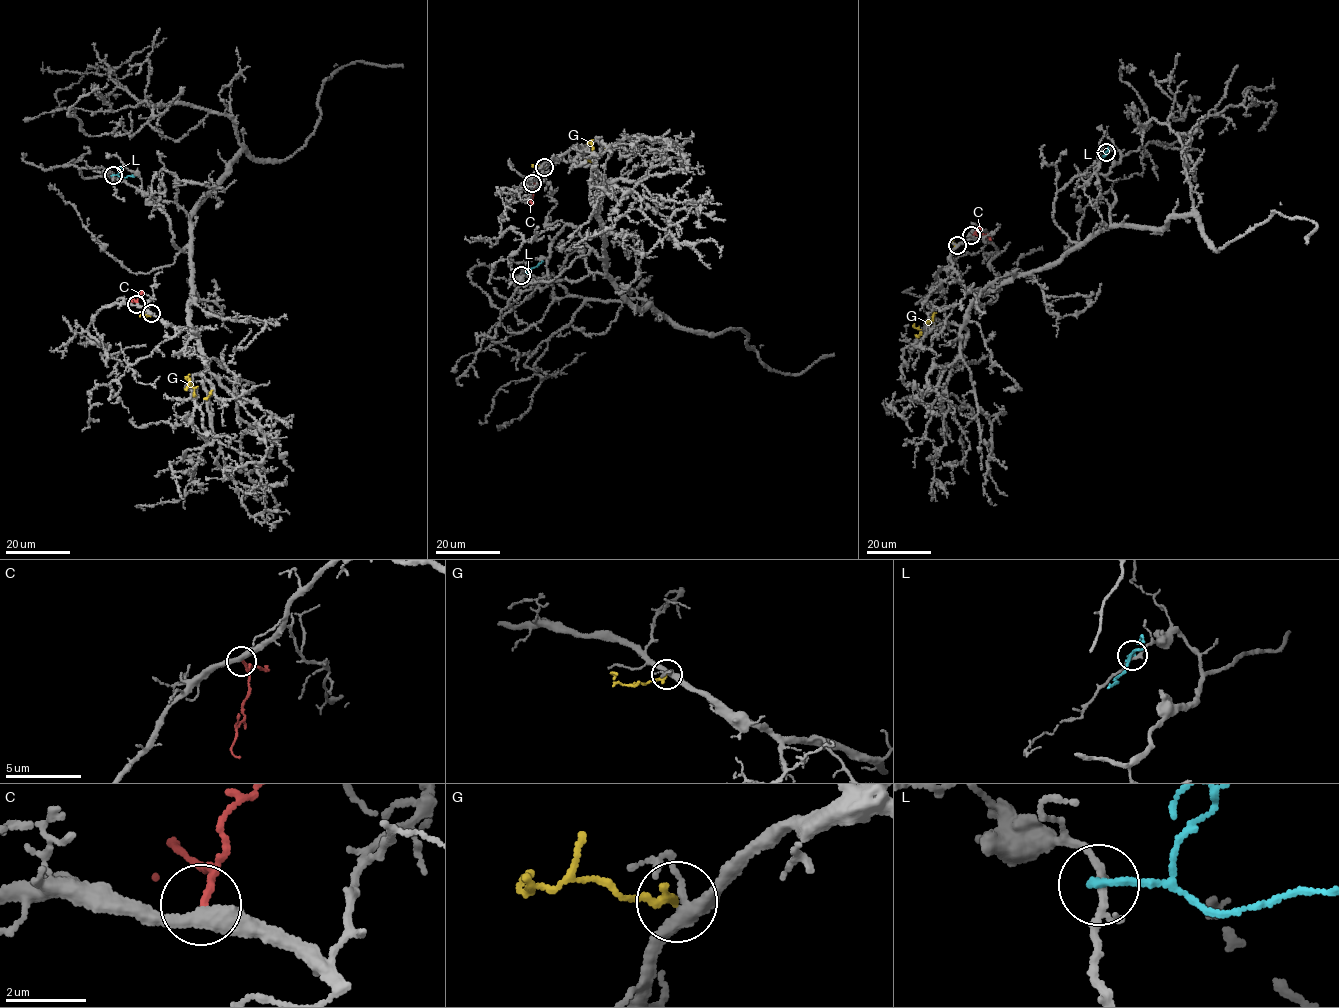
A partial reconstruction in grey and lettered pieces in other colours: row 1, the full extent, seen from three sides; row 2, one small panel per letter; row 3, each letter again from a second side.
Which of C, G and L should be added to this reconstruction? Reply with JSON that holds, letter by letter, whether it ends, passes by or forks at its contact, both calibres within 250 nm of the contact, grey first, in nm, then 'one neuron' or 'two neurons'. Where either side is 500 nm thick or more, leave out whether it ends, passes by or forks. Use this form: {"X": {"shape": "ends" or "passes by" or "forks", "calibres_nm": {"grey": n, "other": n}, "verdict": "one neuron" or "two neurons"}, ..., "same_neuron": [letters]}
{"C": {"shape": "ends", "calibres_nm": {"grey": 380, "other": 150}, "verdict": "one neuron"}, "G": {"shape": "ends", "calibres_nm": {"grey": 280, "other": 190}, "verdict": "two neurons"}, "L": {"shape": "ends", "calibres_nm": {"grey": 190, "other": 220}, "verdict": "two neurons"}, "same_neuron": ["C"]}

